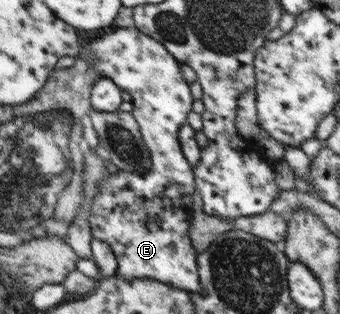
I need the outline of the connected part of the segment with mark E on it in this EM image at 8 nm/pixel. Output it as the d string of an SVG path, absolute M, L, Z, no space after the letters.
M135 26L116 28L116 32L108 32L102 38L87 40L86 45L92 52L91 68L130 94L132 116L139 123L144 144L152 158L152 169L148 169L146 174L133 174L118 169L114 174L106 173L106 177L98 181L98 191L92 197L89 215L93 238L106 242L110 250L113 250L118 263L118 277L128 280L150 277L195 293L200 290L199 265L196 260L198 252L188 237L188 228L191 224L190 218L193 218L192 196L197 187L194 168L179 140L180 127L187 122L188 114L192 110L190 86L180 72L176 56L155 37L140 32Z

